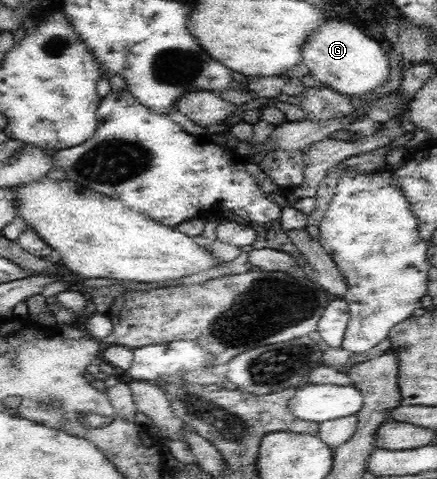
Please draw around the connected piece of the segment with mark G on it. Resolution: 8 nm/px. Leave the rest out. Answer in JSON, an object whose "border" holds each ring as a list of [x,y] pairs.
{"border":[[[330,17],[309,31],[299,45],[299,54],[301,61],[310,69],[309,74],[324,86],[341,94],[360,97],[387,82],[390,64],[387,53],[380,46],[357,26]]]}

